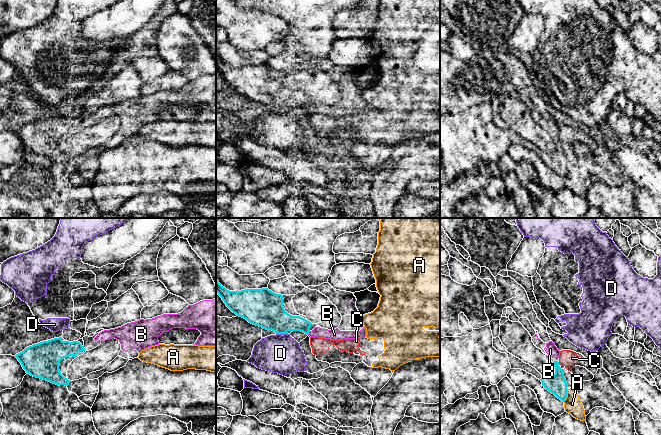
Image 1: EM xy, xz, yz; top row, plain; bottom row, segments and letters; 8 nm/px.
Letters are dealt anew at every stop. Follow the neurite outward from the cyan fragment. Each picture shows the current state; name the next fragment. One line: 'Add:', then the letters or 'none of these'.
Add: B

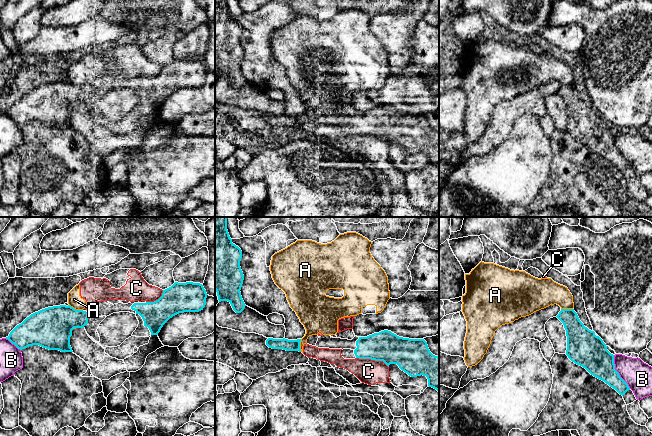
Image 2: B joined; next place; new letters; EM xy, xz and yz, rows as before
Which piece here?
Add: none of these

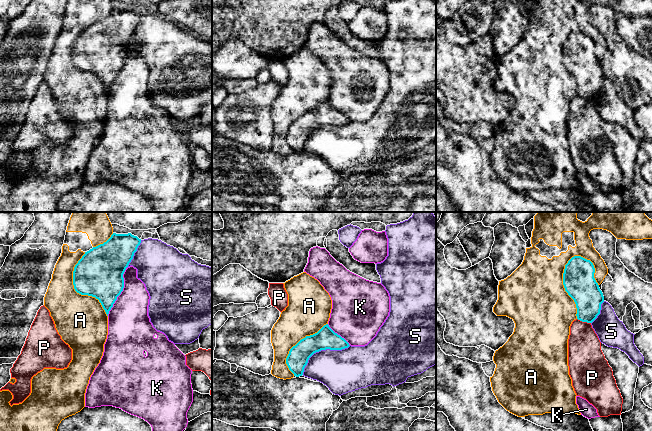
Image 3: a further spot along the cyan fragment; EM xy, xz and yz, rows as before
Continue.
Add: none of these

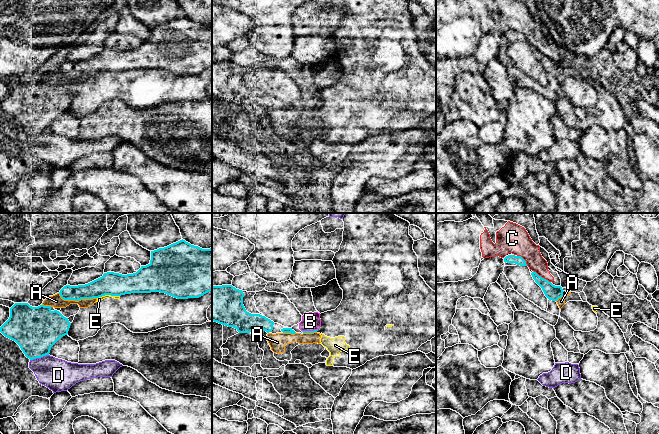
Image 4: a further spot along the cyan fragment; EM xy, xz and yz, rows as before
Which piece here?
Add: B

